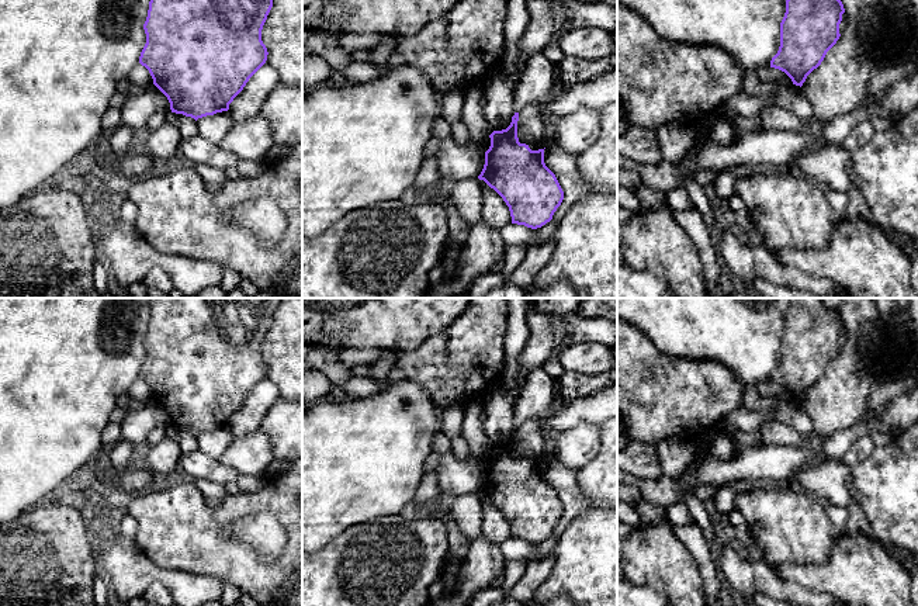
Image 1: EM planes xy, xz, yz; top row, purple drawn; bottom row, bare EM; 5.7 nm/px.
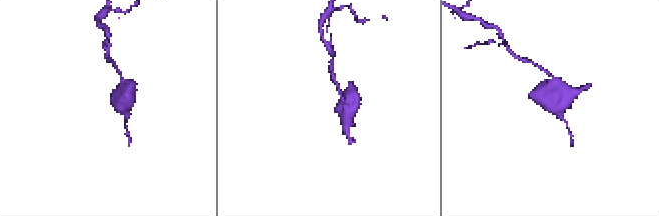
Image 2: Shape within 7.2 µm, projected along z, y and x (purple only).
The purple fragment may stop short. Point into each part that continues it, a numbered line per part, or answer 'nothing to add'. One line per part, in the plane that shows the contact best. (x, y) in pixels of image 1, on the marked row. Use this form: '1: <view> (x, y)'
nothing to add

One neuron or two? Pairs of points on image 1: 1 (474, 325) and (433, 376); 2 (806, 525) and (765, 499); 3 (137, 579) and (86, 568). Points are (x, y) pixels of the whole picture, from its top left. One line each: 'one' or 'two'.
1: one
2: one
3: two

